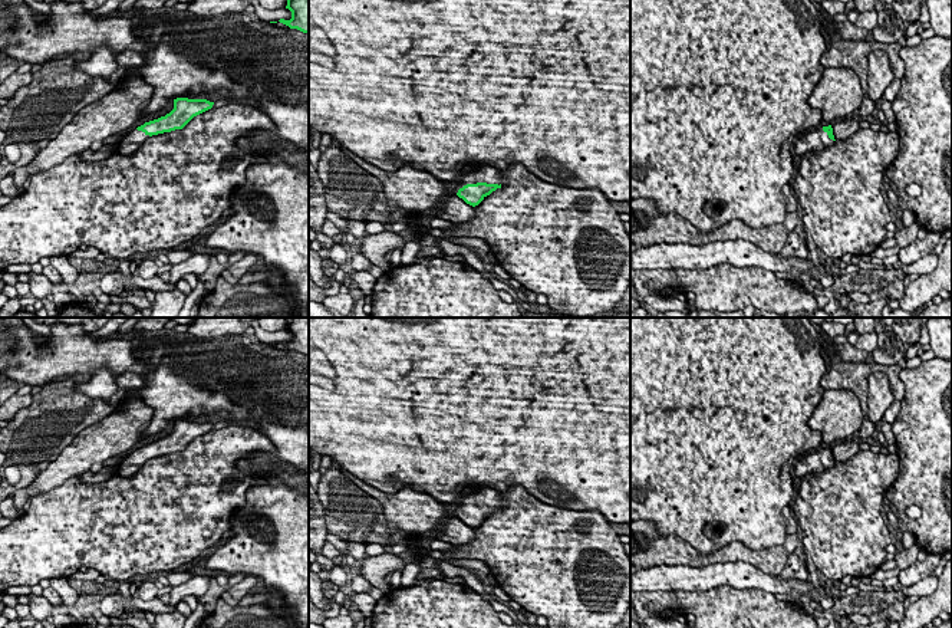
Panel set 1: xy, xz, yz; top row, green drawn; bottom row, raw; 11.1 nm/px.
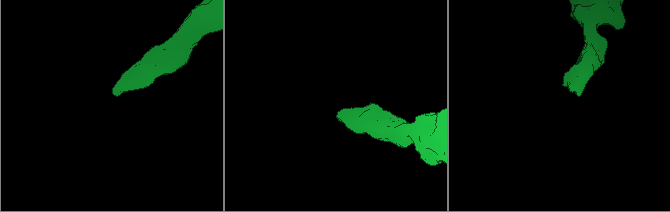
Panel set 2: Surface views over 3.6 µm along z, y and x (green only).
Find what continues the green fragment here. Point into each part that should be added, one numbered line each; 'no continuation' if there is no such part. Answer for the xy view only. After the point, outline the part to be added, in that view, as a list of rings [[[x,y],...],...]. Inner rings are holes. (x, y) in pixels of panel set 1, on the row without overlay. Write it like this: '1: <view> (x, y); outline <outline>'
1: xy (132, 462); outline [[[136,450],[129,453],[116,467],[116,474],[121,477],[131,477],[132,474],[135,474],[136,471],[139,471],[139,468],[145,464],[145,461],[149,460],[149,457],[146,457],[142,453],[138,453]]]

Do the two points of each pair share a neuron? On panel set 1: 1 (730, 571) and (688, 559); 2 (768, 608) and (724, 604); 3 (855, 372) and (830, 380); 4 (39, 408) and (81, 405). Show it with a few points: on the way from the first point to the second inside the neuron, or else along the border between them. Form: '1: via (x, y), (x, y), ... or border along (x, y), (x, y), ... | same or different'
1: border along (740, 561), (714, 562), (702, 566), (674, 566) | different
2: via (757, 610), (735, 608) | same
3: via (849, 375), (836, 378) | same
4: via (49, 408), (71, 408) | same

